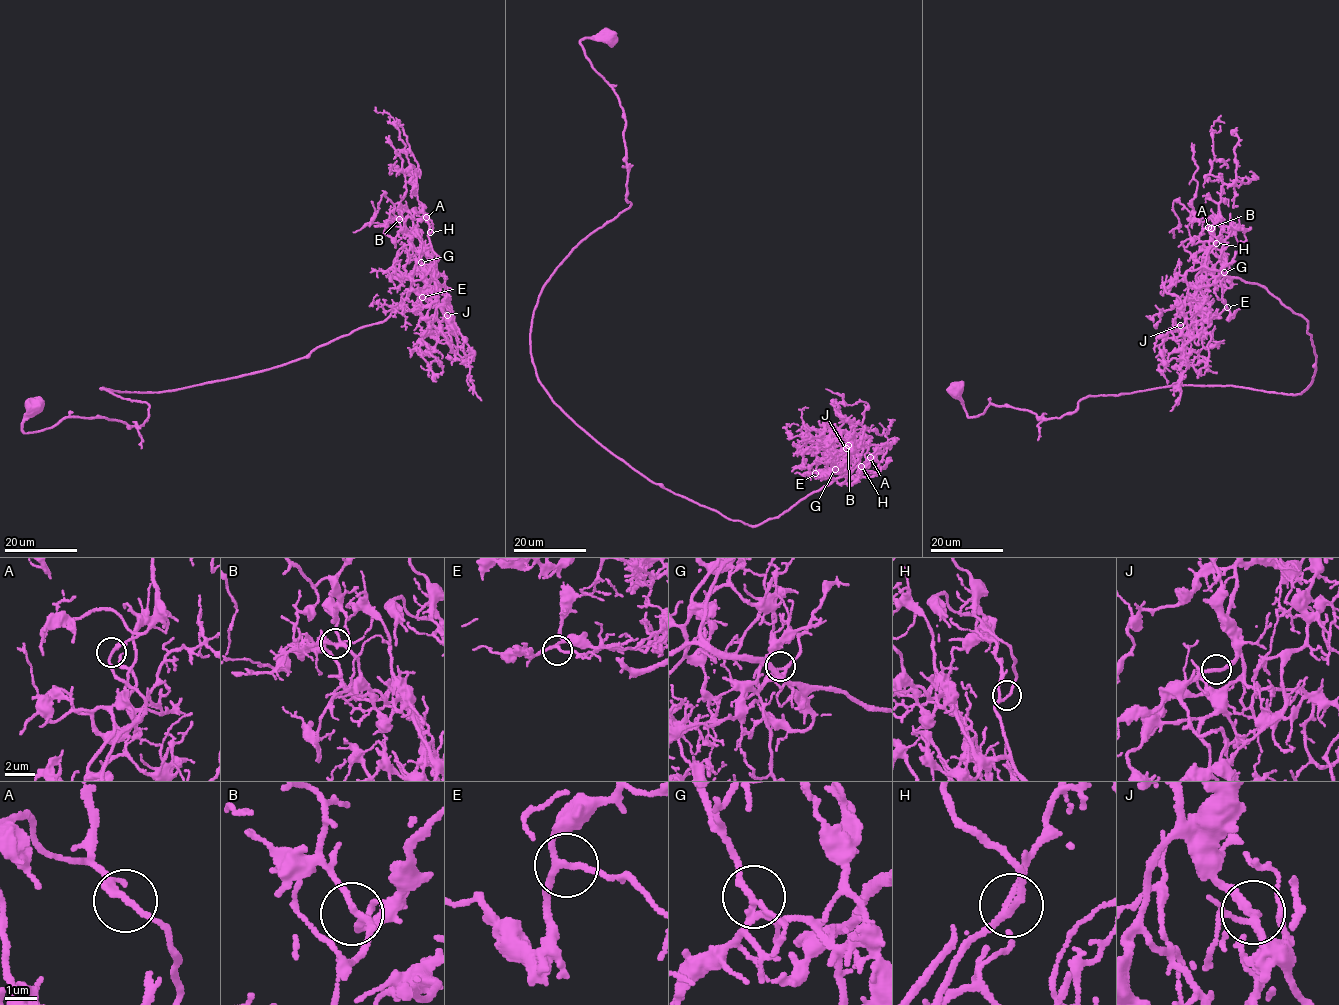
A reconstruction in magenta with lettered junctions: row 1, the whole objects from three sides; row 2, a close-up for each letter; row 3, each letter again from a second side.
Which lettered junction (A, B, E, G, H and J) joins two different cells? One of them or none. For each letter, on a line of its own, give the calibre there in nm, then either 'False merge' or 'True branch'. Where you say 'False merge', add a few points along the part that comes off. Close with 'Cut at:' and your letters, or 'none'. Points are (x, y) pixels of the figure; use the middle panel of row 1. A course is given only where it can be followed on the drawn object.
A: Thickness 170 nm. True branch
B: Thickness 180 nm. True branch
E: Thickness 180 nm. True branch
G: Thickness 180 nm. True branch
H: Thickness 170 nm. True branch
J: Thickness 190 nm. True branch
Cut at: none

